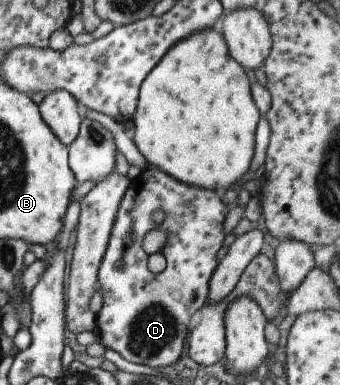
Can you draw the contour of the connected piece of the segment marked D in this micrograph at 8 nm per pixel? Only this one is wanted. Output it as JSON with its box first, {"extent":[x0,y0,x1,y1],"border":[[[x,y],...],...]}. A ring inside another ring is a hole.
{"extent":[95,165,229,367],"border":[[[146,165],[129,181],[97,269],[99,293],[103,301],[100,310],[95,314],[95,327],[104,345],[116,351],[126,361],[148,367],[166,367],[178,359],[182,353],[184,337],[189,331],[186,328],[188,320],[205,303],[209,279],[218,263],[216,253],[223,247],[225,234],[222,230],[222,221],[228,209],[229,206],[220,200],[218,191],[176,181],[156,166]],[[154,228],[163,229],[167,233],[166,245],[161,251],[165,267],[156,274],[146,268],[149,255],[141,248],[143,237]]]}

